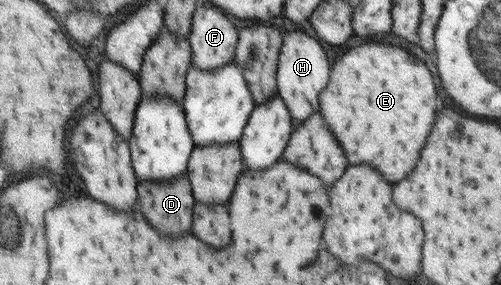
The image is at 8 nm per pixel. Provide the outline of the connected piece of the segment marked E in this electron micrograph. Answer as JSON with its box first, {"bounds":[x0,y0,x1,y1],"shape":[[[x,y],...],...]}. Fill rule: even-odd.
{"bounds":[320,37,437,182],"shape":[[[392,37],[369,40],[349,48],[335,59],[335,76],[331,76],[331,88],[323,92],[323,108],[320,108],[323,116],[327,116],[327,124],[339,132],[339,140],[343,140],[347,156],[351,156],[351,164],[375,164],[383,176],[391,176],[395,182],[403,180],[415,168],[419,150],[425,146],[437,112],[437,86],[433,74],[425,64],[413,64],[415,58]]]}

